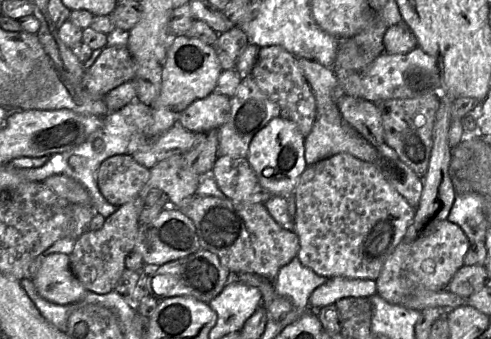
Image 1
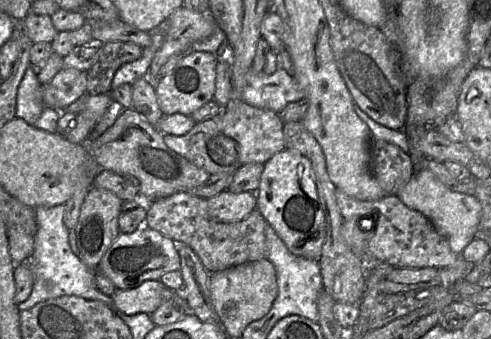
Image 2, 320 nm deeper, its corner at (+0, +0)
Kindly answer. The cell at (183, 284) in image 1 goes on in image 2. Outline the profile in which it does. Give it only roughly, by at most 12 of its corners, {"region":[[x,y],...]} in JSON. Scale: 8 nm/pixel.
{"region":[[159,280],[117,289],[126,315],[151,315],[173,291]]}

